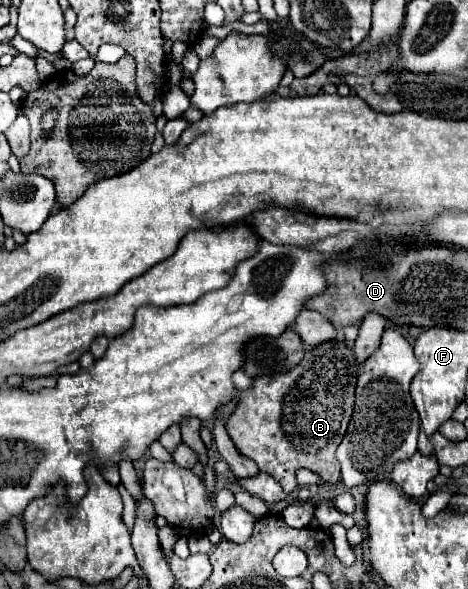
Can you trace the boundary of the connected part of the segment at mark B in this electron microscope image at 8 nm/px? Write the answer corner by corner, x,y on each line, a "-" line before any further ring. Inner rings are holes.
328,340
306,350
302,364
280,376
256,376
252,386
240,392
236,410
226,422
226,430
236,448
252,458
258,468
280,482
284,492
298,488
294,472
308,468
322,480
336,484
340,464
334,456
346,434
354,410
354,380
358,364
346,340

